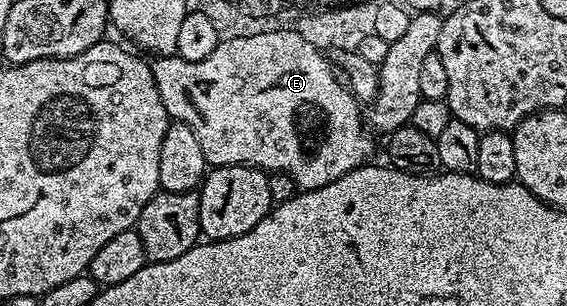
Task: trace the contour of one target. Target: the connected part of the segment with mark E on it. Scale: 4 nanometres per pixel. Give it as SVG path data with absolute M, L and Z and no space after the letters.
M282 26L273 33L252 35L251 38L222 40L215 46L215 50L211 50L211 54L207 54L207 58L203 58L203 62L187 62L176 54L171 56L158 55L154 60L157 61L152 61L151 67L155 78L155 86L159 90L159 98L163 98L163 106L167 110L170 121L191 126L195 139L203 149L203 158L206 165L213 168L222 168L228 164L246 164L252 168L259 168L266 174L282 172L296 182L298 189L308 190L319 186L327 186L331 182L335 182L335 178L343 178L343 174L360 168L372 157L369 155L373 152L372 138L374 139L374 137L363 119L362 105L357 97L349 91L348 87L342 83L338 73L336 71L333 71L334 73L329 72L329 68L331 69L330 57L322 49L301 38L292 27Z

